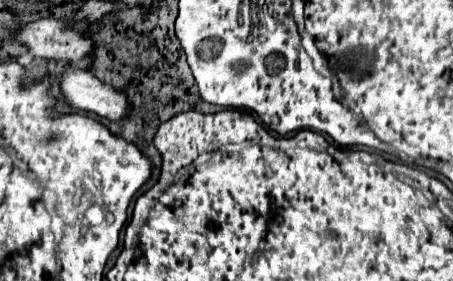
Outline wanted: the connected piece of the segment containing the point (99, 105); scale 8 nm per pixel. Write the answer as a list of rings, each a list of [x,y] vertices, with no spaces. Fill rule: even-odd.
[[[84,70],[64,72],[60,88],[74,108],[94,112],[112,122],[122,120],[130,112],[126,94],[116,92],[112,86],[102,84],[98,78]]]

